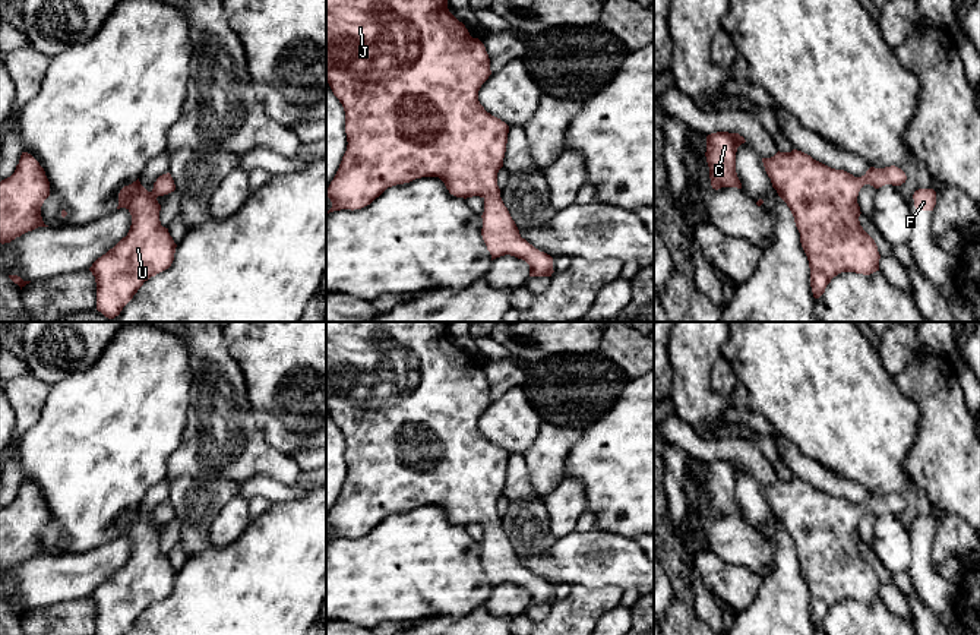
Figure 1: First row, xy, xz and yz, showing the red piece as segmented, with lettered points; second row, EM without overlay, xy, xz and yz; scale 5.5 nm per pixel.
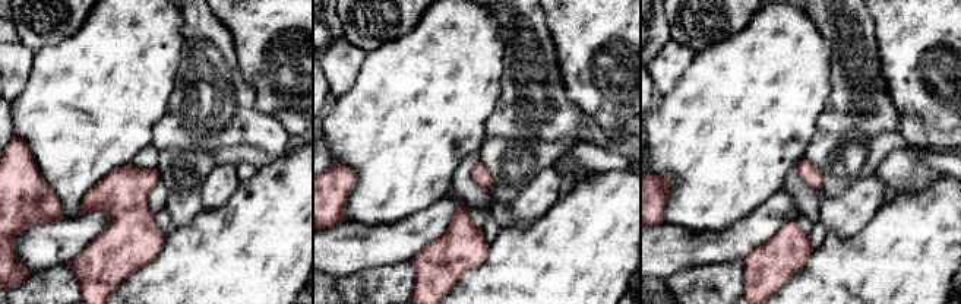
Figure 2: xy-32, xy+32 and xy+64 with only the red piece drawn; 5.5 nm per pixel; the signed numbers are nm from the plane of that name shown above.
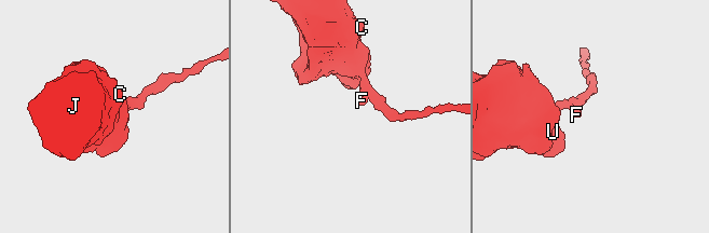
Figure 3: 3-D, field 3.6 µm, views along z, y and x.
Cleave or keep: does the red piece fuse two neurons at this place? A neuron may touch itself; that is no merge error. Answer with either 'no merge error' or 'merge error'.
no merge error

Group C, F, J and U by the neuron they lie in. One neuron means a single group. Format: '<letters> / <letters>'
C F J U

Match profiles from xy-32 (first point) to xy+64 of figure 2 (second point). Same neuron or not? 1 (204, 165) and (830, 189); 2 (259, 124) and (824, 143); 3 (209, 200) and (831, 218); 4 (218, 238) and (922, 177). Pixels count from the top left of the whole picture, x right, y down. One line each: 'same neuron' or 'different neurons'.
1: same neuron
2: different neurons
3: same neuron
4: different neurons

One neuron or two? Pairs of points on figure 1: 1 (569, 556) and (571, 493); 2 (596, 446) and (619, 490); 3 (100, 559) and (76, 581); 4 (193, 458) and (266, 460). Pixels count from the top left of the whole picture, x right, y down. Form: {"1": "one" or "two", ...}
{"1": "two", "2": "one", "3": "one", "4": "one"}

